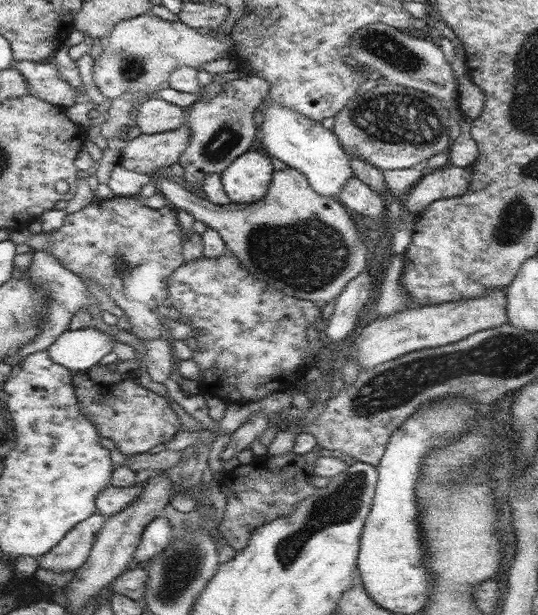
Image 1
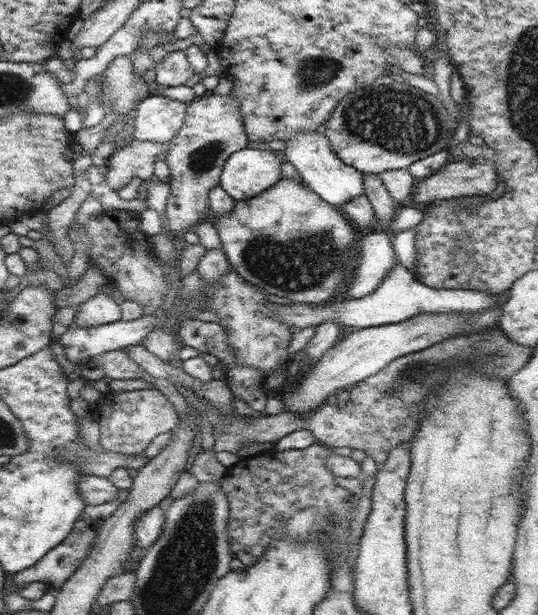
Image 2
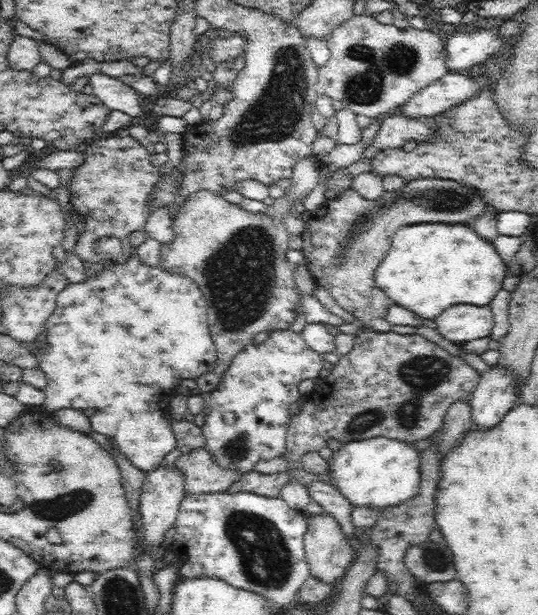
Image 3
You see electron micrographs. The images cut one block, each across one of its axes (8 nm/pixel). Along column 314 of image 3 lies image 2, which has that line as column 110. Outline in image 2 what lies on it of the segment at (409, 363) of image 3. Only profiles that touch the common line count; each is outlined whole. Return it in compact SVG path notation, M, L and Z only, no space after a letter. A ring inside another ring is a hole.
M149 388L134 392L121 391L120 394L116 398L122 398L122 402L126 400L128 404L106 404L106 410L98 406L95 413L99 421L99 443L104 450L123 455L139 455L145 452L156 436L172 431L179 425L181 418L162 391Z

